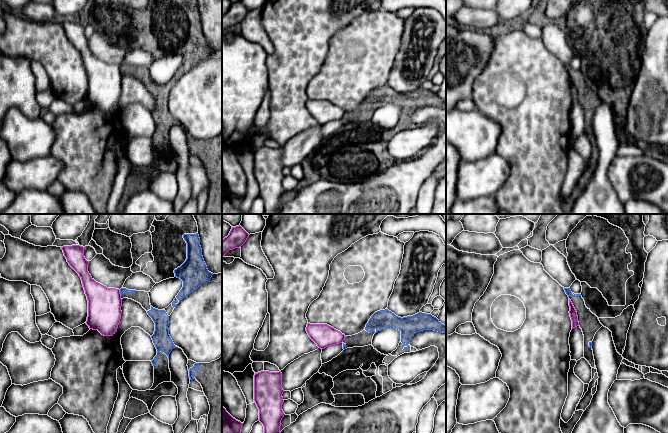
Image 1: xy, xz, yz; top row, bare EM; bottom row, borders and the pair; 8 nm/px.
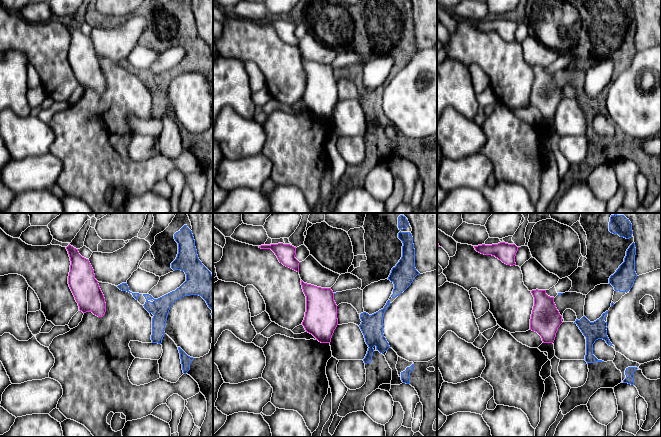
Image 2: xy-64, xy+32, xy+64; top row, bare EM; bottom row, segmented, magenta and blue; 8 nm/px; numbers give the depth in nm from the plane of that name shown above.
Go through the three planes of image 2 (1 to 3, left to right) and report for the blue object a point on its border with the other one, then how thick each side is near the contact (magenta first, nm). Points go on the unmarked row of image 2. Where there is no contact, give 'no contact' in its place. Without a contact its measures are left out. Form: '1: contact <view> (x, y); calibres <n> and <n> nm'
1: no contact
2: no contact
3: no contact

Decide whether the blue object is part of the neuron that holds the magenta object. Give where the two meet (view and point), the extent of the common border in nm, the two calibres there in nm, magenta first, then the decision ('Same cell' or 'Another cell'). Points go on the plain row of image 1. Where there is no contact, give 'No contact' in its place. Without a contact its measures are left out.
Touches magenta at xy (119, 69). Shared border 50 nm. Thickness 280 nm (magenta) against 50 nm. Another cell

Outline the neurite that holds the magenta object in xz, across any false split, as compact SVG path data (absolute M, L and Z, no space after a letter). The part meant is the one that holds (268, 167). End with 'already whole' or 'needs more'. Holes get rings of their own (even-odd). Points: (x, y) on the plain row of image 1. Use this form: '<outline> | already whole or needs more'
M261 147L254 151L254 177L259 185L259 196L264 202L264 214L279 214L281 196L284 193L282 180L282 149Z | already whole

